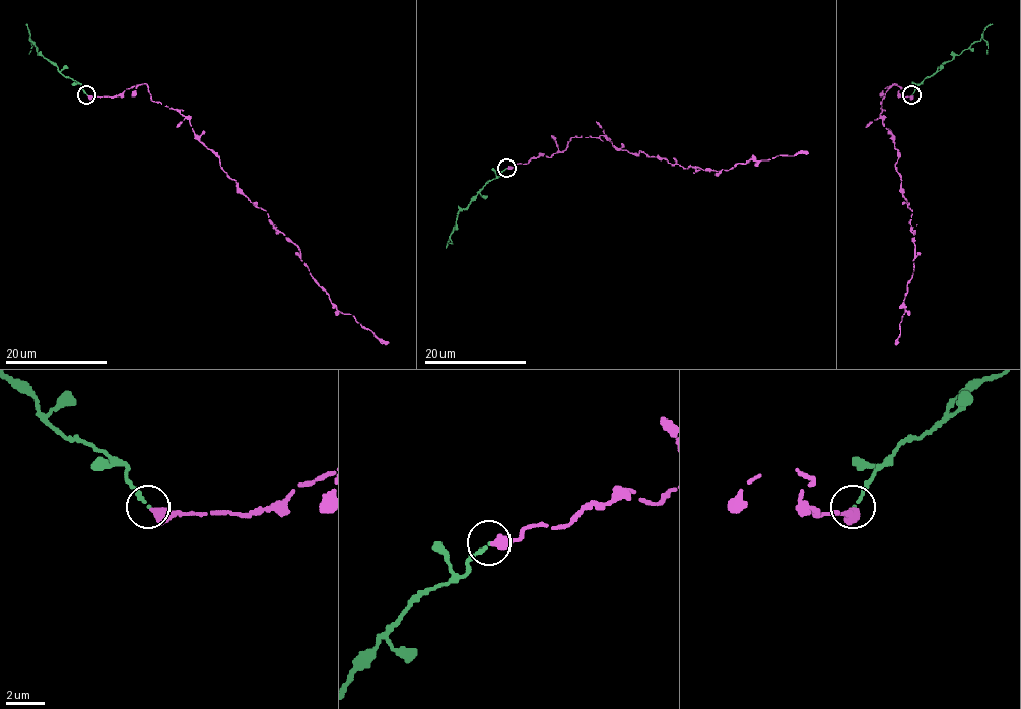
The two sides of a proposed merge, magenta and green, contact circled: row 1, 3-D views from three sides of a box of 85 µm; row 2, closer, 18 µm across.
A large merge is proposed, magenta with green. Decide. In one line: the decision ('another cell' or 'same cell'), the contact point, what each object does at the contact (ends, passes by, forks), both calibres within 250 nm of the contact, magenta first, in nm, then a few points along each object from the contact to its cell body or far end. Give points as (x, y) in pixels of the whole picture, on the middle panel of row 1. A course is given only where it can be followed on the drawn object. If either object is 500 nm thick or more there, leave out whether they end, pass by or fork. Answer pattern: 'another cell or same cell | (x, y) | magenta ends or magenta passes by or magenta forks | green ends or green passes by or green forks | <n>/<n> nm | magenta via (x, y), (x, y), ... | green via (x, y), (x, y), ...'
same cell | (506, 168) | magenta ends | green ends | 440/180 nm | magenta via (507, 168), (561, 152), (571, 137), (604, 135), (619, 150), (685, 168), (721, 171), (808, 152) | green via (505, 168), (458, 212), (449, 243)

